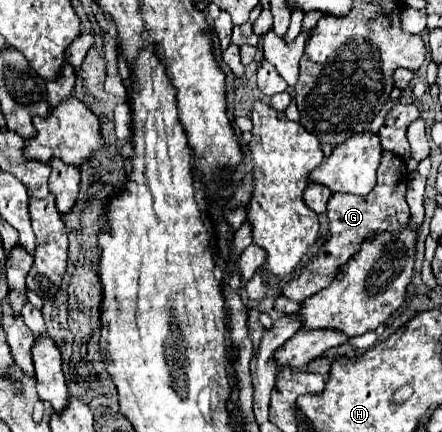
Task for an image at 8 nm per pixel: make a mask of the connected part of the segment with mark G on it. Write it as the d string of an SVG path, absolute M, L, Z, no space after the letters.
M382 152L382 160L378 168L378 182L366 196L354 196L354 194L332 194L330 196L328 210L326 210L330 224L328 224L324 246L310 260L306 280L290 280L286 284L278 284L280 292L294 302L304 302L306 298L314 296L316 292L320 292L334 280L334 274L340 270L340 266L346 264L360 250L360 244L366 238L378 232L390 232L390 234L402 232L410 216L408 204L406 204L406 188L408 188L406 162L394 152Z

